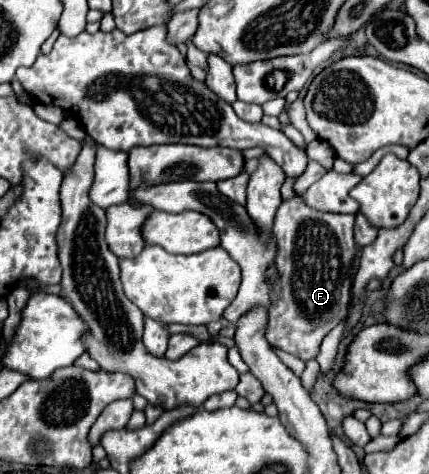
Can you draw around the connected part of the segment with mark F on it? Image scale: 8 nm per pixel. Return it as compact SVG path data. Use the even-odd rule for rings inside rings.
M301 194L283 200L273 222L277 240L277 268L281 278L275 286L273 306L265 338L271 346L281 348L301 360L311 360L319 352L321 340L345 316L349 294L349 268L355 252L353 240L355 214L329 214L311 208Z

